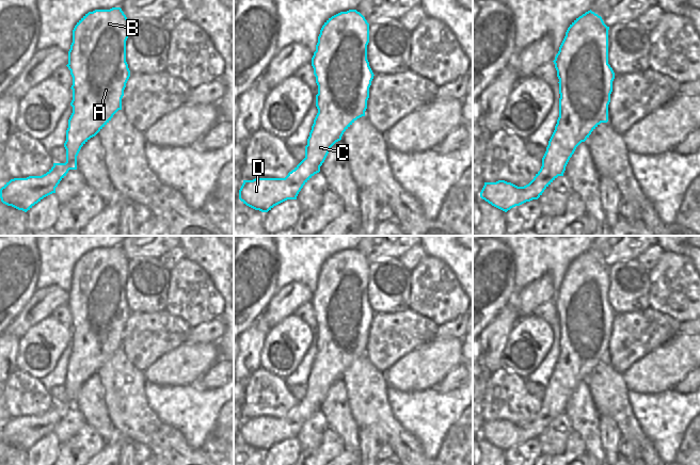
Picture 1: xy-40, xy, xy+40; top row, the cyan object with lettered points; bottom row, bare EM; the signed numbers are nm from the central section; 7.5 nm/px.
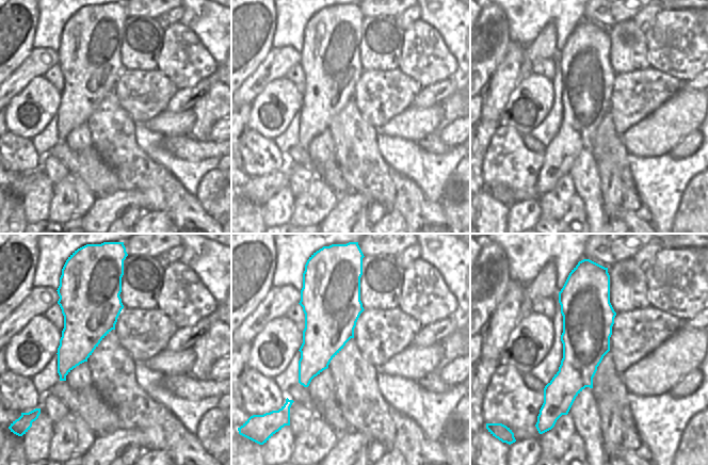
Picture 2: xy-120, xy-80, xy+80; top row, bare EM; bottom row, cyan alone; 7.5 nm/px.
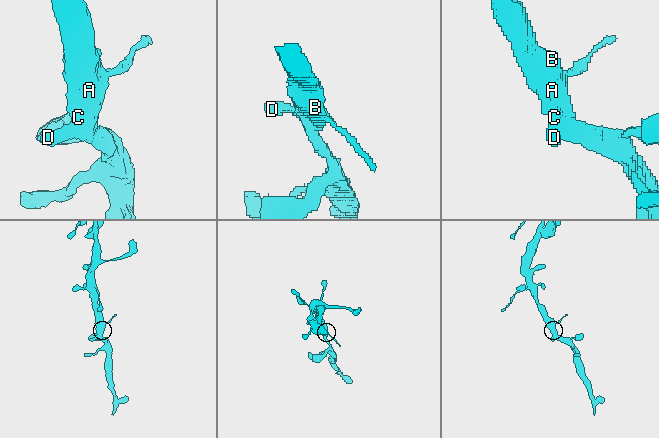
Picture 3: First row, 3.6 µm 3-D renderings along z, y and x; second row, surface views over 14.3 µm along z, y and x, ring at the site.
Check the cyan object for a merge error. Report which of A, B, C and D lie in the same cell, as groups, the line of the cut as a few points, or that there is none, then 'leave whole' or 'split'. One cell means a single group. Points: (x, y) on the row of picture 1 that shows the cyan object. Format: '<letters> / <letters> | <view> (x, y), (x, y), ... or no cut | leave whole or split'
A B C D | no cut | leave whole

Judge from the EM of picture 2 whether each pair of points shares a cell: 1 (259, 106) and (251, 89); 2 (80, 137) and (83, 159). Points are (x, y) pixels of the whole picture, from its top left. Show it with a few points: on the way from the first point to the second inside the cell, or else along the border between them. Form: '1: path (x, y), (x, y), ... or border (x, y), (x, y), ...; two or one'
1: border (273, 80), (251, 102); two
2: border (65, 142), (71, 149), (83, 149), (91, 146); two

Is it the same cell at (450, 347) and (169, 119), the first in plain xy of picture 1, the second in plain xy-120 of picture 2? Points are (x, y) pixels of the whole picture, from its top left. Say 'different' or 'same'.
same

